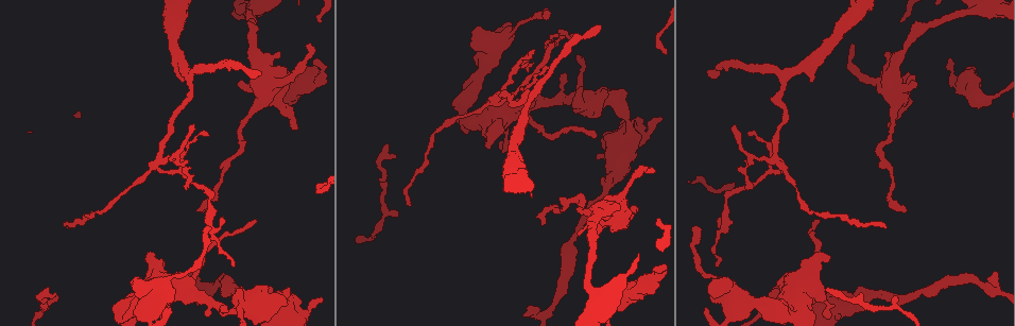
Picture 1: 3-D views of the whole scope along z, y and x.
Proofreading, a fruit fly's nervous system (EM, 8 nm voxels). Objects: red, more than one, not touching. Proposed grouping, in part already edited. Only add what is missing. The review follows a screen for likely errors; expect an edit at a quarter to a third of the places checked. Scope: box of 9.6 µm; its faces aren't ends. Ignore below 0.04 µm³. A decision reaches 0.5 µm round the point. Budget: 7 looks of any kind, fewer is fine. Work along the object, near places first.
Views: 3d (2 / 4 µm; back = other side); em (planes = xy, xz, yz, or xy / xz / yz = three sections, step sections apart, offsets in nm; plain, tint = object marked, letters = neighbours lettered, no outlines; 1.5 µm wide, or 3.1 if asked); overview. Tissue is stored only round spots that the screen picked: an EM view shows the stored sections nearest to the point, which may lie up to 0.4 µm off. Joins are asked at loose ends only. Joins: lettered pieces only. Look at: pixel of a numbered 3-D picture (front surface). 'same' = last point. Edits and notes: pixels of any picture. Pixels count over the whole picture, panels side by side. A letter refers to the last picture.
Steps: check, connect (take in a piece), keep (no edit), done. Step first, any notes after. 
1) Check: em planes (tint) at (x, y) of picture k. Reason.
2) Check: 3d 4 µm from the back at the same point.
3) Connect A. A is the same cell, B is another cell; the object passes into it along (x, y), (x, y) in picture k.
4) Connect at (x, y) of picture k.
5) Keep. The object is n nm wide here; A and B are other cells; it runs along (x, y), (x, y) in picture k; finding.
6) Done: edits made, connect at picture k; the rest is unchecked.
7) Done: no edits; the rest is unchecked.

Check: em planes (plain) at (649, 293) of picture 1. Stops while still wide.

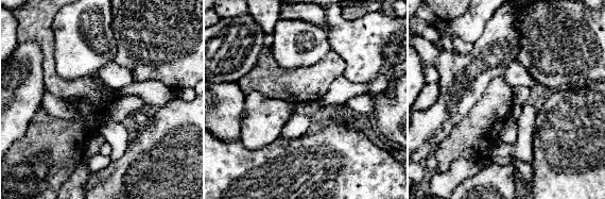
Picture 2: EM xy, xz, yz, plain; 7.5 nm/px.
Check: em planes (letters) at the same point.

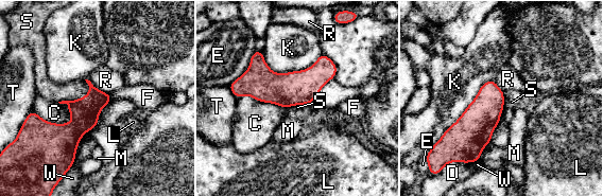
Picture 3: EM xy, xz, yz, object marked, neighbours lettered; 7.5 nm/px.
Keep. C, D, E, F, K, L, M, R, S, T and W are other cells; it runs along (333, 68), (304, 86), (235, 90) in picture 3; none of them fits.

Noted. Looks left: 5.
Check: em planes (tint) at (524, 315) of picture 1. An open end.

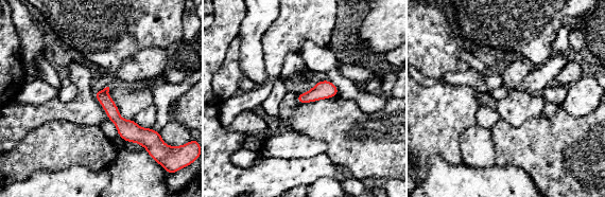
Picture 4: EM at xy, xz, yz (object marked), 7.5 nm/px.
Check: em planes (letters) at the same point. See the neighbours.

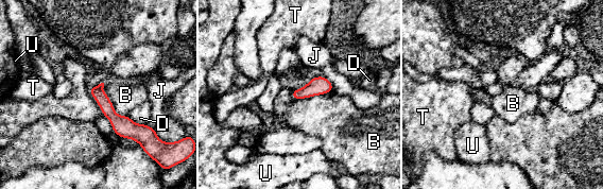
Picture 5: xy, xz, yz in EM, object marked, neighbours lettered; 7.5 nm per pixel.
Keep. B, D, J, T and U are other cells; a border runs along (332, 90), (299, 99), (290, 96) in picture 5; no lettered piece goes on from it.

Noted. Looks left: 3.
Check: 3d 4 µm at (710, 73) of picture 1. Tapers out.

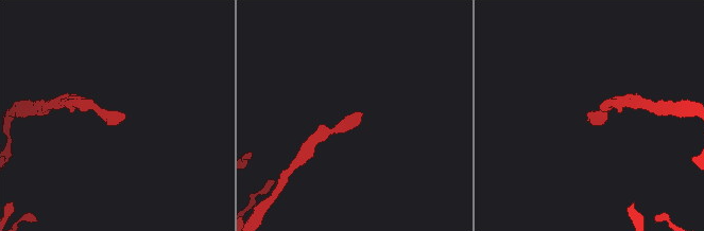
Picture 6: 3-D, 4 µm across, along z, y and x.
Check: em xy step 8 (plain) at (588, 121) of picture 6.

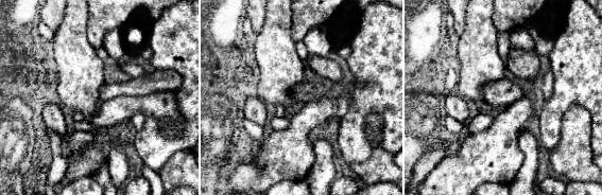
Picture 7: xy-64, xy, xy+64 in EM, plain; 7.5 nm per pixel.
Check: em xy step 8 (letters) at the same point.

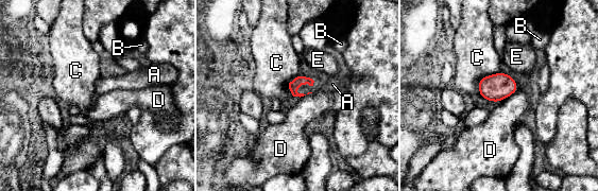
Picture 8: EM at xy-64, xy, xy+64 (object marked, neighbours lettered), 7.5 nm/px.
Connect A. A is the same cell, B, C, D and E are other cells; the object passes into it along (301, 80), (304, 84), (332, 84) in picture 8; it goes on there.

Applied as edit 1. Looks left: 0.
Done: edits made, connect at picture 8; the rest is unchecked.

